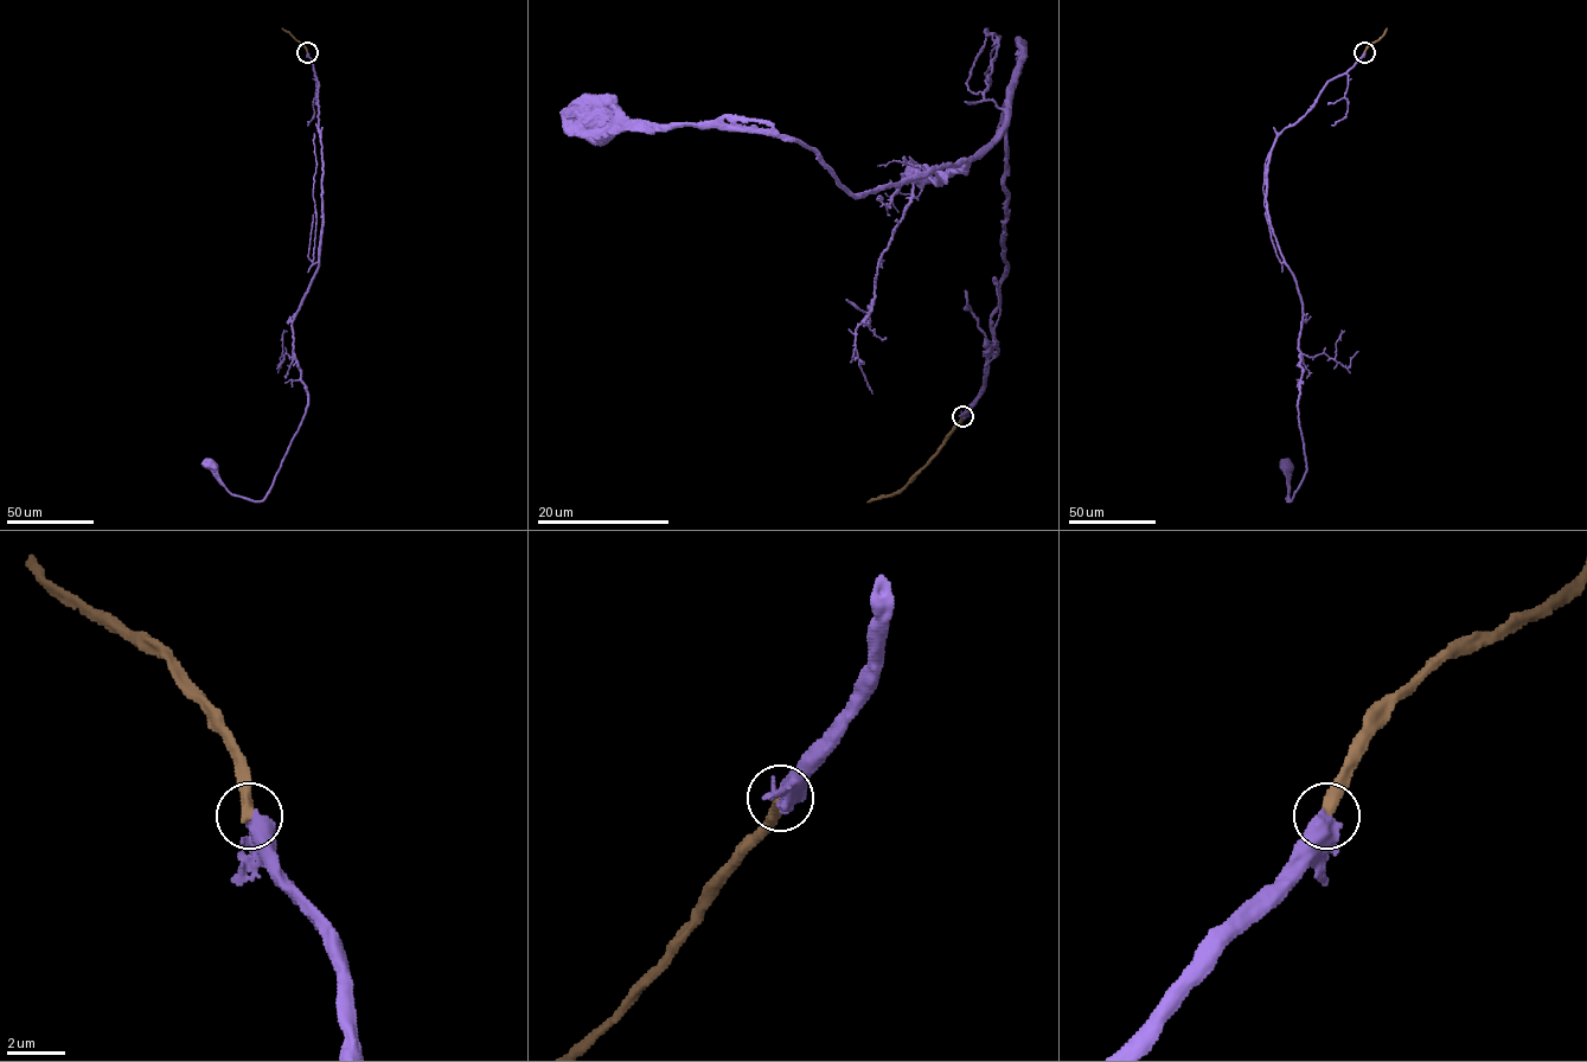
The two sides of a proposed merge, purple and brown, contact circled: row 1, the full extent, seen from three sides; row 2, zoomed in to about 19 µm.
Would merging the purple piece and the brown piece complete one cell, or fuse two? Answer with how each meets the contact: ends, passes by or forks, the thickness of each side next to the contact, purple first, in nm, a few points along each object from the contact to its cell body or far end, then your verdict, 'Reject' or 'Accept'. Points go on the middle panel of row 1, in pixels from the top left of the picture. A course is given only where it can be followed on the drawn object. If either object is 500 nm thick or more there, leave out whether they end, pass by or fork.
At the ring purple passes by. At the ring brown ends. Thickness 440 nm (purple) against 440 nm. Course of purple: (964, 415), (1023, 44), (1002, 130), (906, 176), (964, 170), (865, 193), (791, 139), (600, 117). Course of brown: (964, 415), (941, 447), (902, 488), (866, 501). Reject

